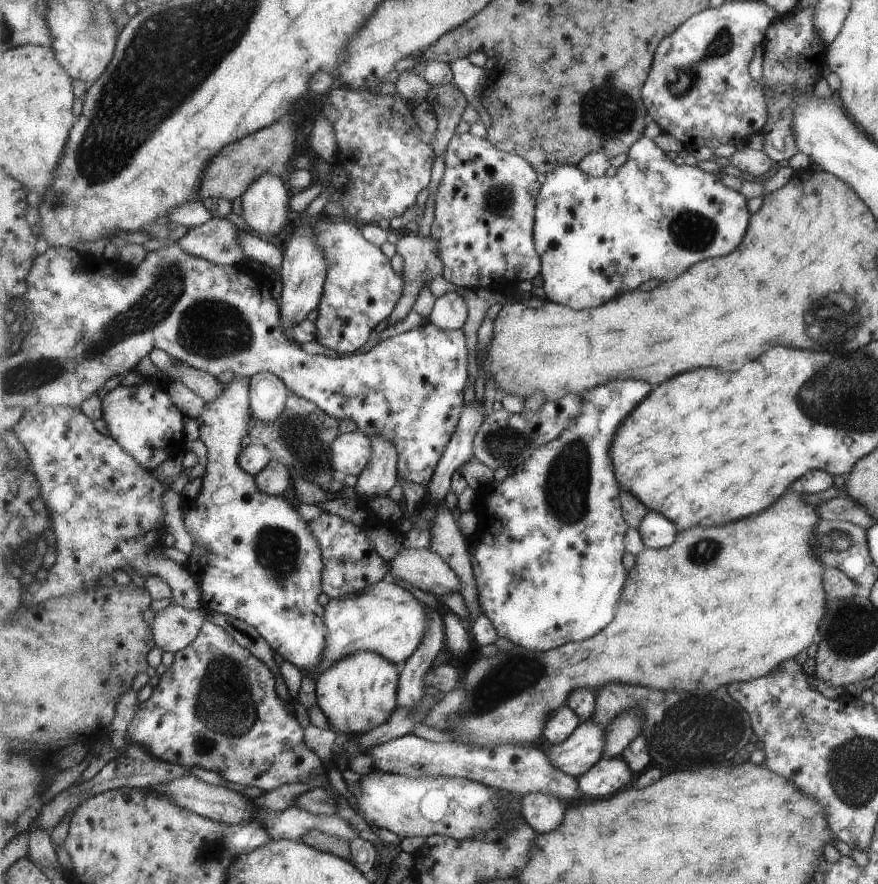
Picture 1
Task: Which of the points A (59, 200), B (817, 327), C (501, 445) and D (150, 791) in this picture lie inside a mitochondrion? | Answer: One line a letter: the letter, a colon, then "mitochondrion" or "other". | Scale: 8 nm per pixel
A: mitochondrion
B: mitochondrion
C: mitochondrion
D: other

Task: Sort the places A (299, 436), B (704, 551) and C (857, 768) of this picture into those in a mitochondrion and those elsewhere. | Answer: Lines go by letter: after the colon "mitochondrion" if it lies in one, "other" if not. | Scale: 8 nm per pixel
A: mitochondrion
B: mitochondrion
C: mitochondrion

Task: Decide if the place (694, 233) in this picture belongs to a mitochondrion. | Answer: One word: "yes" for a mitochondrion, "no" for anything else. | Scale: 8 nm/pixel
yes

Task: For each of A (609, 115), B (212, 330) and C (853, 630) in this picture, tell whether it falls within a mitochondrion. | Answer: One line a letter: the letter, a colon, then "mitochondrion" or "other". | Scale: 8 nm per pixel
A: mitochondrion
B: mitochondrion
C: mitochondrion

